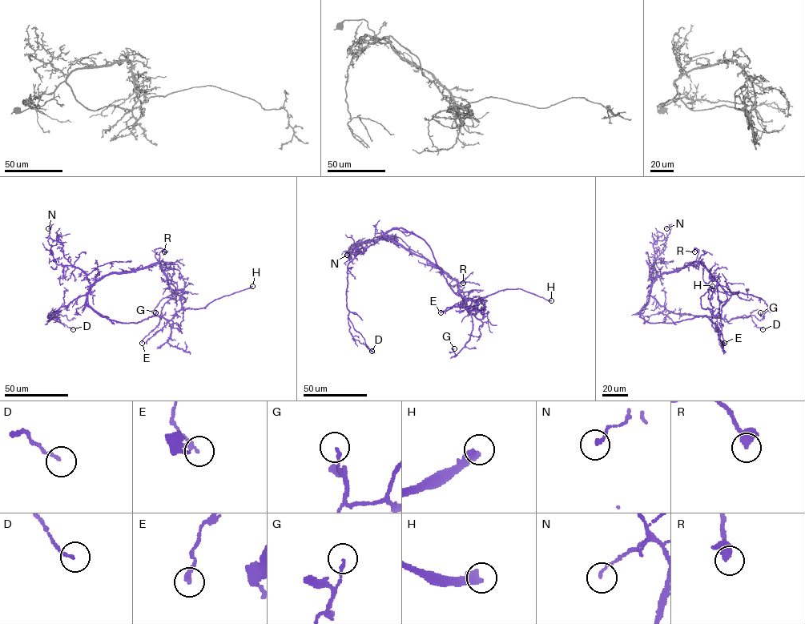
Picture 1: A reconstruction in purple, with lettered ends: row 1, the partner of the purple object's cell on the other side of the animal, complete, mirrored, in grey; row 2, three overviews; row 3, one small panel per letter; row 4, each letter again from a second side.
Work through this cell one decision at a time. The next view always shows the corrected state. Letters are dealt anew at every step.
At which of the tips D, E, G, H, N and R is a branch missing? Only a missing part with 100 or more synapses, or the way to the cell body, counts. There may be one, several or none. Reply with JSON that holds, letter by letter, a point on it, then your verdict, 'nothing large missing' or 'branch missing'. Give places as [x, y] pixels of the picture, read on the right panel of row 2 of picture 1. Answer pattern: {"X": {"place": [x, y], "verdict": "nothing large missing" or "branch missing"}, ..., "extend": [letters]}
{"D": {"place": [762, 329], "verdict": "nothing large missing"}, "E": {"place": [724, 343], "verdict": "nothing large missing"}, "G": {"place": [760, 312], "verdict": "nothing large missing"}, "H": {"place": [712, 286], "verdict": "branch missing"}, "N": {"place": [666, 228], "verdict": "nothing large missing"}, "R": {"place": [694, 251], "verdict": "nothing large missing"}, "extend": ["H"]}

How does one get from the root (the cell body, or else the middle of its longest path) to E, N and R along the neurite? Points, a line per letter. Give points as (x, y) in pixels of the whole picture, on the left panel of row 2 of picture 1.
E: (89, 305), (90, 288), (107, 275), (158, 262), (175, 293), (162, 307), (158, 324), (142, 343)
N: (89, 305), (87, 293), (90, 283), (87, 275), (65, 257), (62, 244), (50, 237), (50, 226), (48, 228)
R: (89, 305), (87, 293), (98, 281), (109, 274), (149, 267), (158, 261), (154, 249), (161, 247), (164, 251)

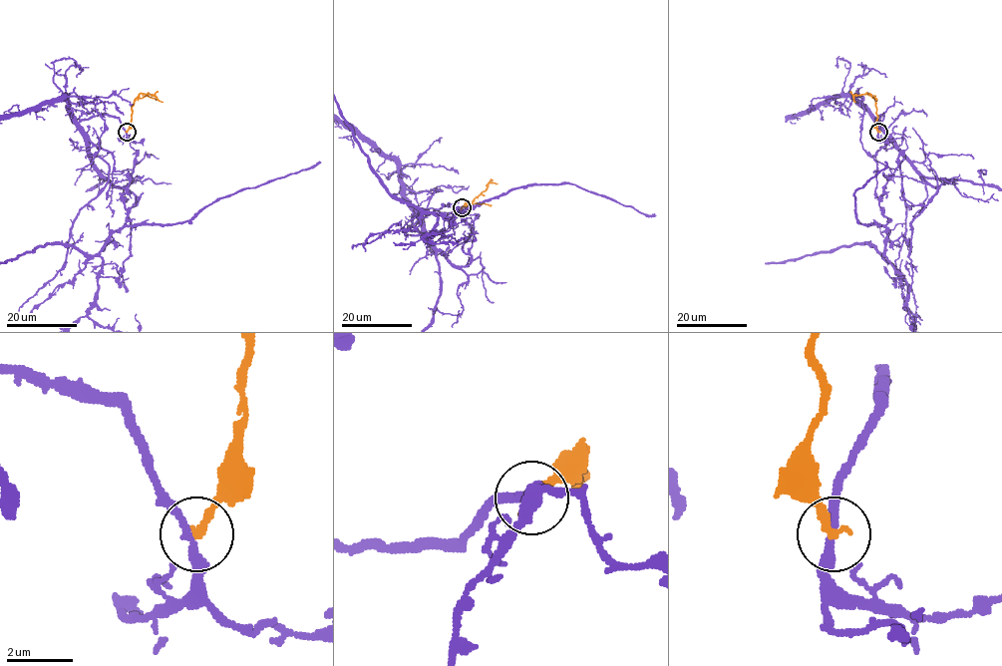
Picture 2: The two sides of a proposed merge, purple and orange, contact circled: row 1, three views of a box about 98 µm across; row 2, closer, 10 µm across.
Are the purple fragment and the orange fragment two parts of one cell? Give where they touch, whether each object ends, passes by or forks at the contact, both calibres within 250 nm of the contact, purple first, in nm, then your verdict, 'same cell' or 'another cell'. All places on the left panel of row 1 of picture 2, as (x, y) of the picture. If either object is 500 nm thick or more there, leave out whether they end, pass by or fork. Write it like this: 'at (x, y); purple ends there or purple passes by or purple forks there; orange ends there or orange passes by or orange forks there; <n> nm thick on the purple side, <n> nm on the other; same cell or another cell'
at (127, 132); purple passes by; orange ends there; 240 nm thick on the purple side, 240 nm on the other; another cell

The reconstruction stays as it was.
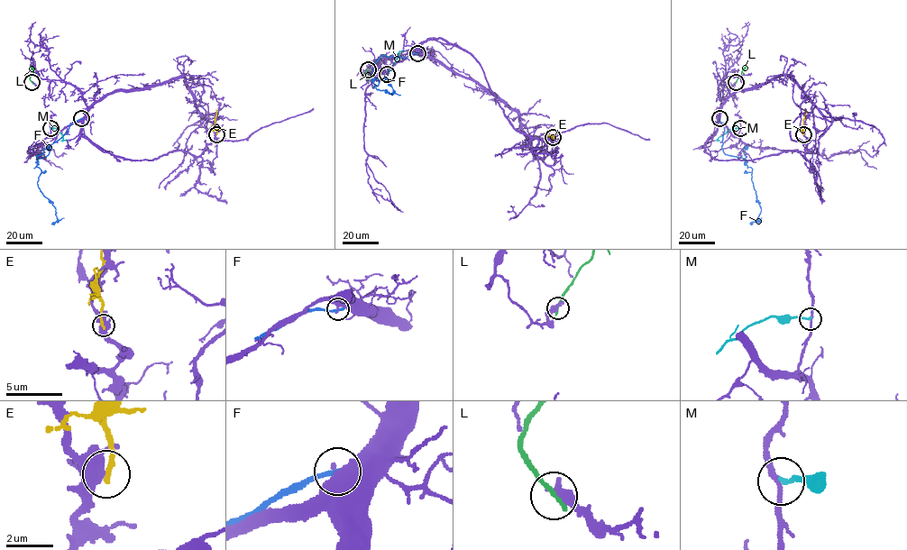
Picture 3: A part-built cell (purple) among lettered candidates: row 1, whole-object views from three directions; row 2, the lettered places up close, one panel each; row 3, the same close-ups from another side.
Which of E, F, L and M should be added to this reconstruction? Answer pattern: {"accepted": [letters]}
{"accepted": []}

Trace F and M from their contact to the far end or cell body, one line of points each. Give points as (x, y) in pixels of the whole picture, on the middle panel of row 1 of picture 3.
F: (417, 53), (380, 57), (372, 66), (377, 85), (373, 87), (392, 95), (388, 84)
M: (387, 74), (402, 50)

